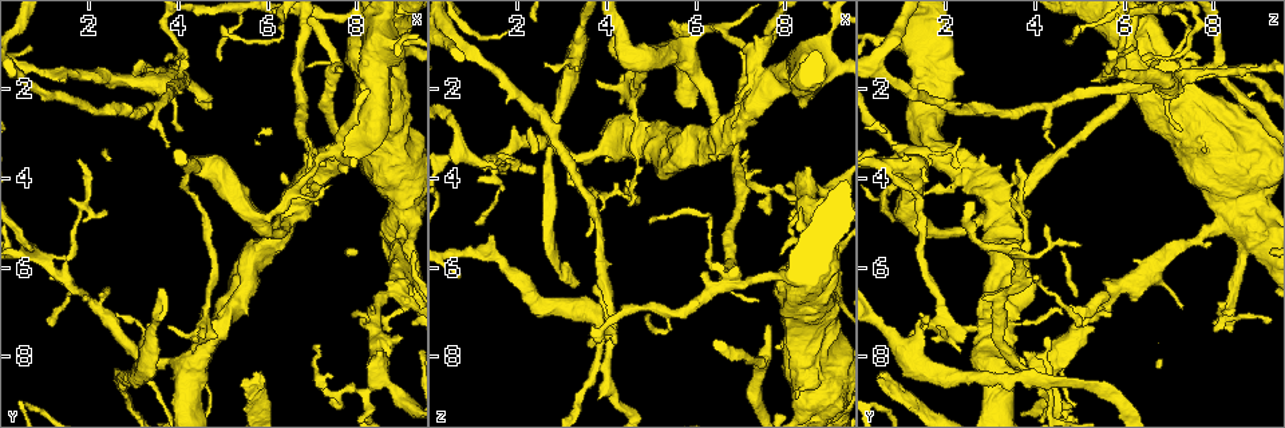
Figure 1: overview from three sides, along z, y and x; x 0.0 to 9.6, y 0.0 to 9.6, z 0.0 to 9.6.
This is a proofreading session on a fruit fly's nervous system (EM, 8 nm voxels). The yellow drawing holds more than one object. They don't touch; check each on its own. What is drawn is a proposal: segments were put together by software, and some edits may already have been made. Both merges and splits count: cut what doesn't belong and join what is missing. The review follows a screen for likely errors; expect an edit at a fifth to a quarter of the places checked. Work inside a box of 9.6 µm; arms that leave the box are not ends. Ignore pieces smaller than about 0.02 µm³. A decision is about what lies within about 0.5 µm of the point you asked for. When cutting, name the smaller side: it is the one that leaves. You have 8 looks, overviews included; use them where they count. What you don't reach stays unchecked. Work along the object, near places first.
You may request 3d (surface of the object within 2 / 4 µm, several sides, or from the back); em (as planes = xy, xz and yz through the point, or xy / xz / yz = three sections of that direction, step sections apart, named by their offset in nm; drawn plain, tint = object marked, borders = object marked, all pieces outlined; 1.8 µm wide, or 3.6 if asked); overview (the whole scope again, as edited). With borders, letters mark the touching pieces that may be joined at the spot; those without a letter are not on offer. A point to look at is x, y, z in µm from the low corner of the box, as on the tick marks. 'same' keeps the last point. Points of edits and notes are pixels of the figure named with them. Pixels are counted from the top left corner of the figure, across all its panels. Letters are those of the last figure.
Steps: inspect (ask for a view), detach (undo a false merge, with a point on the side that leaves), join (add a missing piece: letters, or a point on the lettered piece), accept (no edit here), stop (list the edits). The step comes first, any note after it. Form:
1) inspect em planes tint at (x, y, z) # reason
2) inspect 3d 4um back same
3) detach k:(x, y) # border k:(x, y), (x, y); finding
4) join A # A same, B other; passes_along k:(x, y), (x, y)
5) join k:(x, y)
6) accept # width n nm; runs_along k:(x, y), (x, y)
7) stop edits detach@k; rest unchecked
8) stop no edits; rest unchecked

inspect 3d 4um at (4.55, 4.80, 1.40) # touches itself

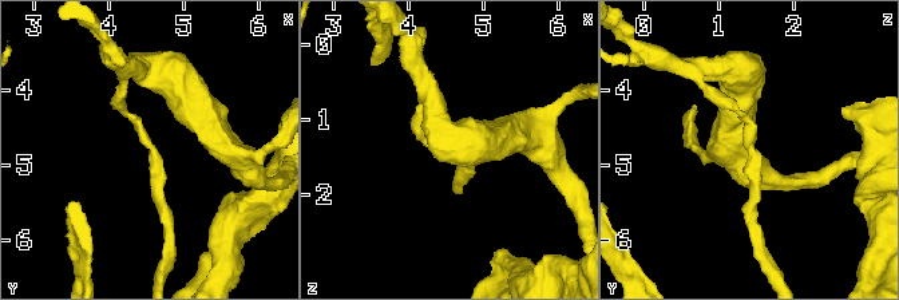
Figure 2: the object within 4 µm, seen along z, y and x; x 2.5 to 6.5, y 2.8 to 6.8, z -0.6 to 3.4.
inspect em planes borders at (4.55, 4.80, 1.40)

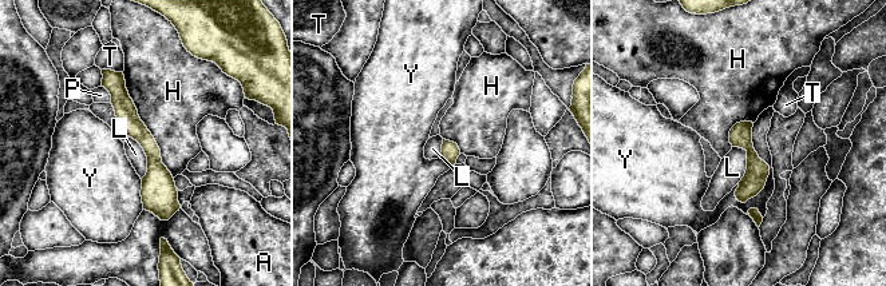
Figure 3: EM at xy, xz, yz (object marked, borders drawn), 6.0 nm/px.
accept # width 110 nm; longest_contact H 700 nm; A other, H other, L other, P other, T other, Y other; continuous, no second neuron

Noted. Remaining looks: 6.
inspect 3d 4um at (6.65, 4.50, 3.20) # four-way junction

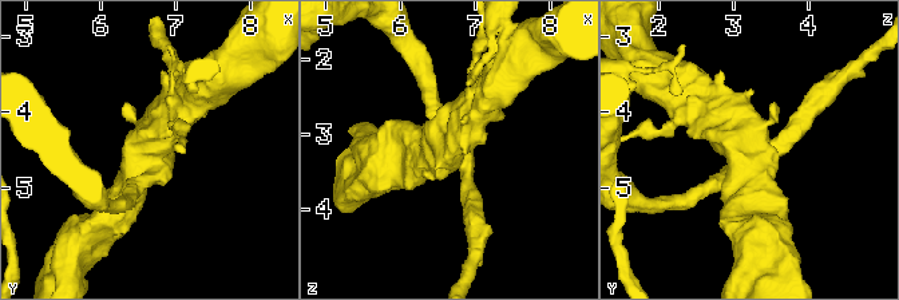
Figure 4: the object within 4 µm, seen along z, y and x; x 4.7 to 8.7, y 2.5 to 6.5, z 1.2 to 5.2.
inspect em 3.6um planes borders at (6.65, 4.55, 3.20)

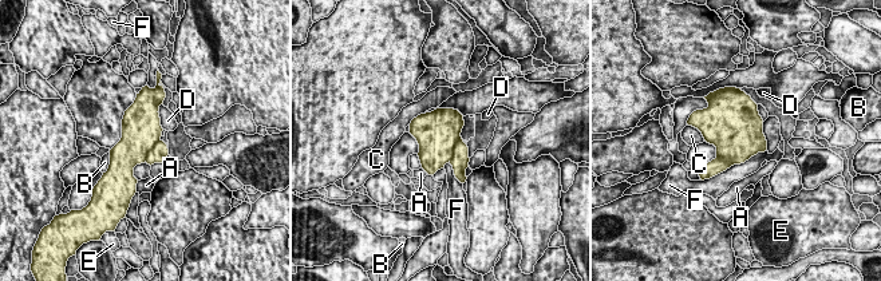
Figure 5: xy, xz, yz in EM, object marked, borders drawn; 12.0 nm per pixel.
detach 5:(459, 161) # A other, B other, C other, D other, E other, F other; border 5:(461, 137), (449, 161); two neurons meet here

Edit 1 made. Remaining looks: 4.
inspect em planes plain at (2.60, 7.10, 1.40)

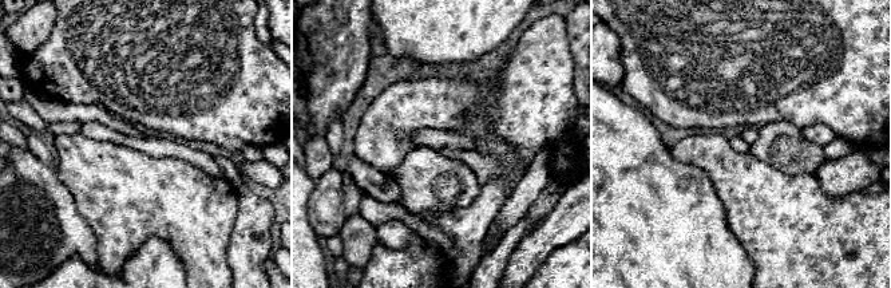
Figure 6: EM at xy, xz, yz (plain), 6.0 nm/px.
inspect em planes borders same # what lies round it

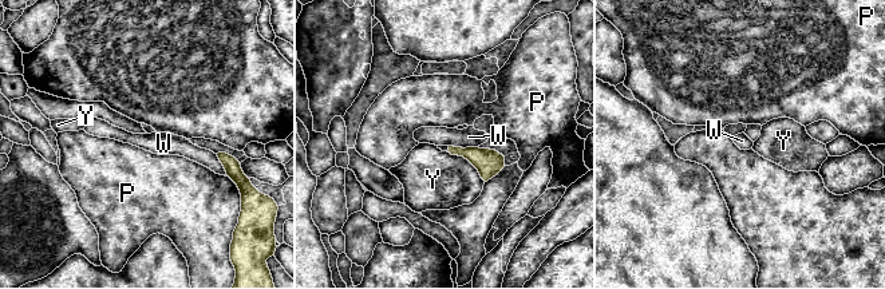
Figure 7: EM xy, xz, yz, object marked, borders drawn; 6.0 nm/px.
accept # P other, W other, Y other; border 7:(449, 145), (477, 147); no lettered piece goes on from it

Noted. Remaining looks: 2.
stop edits detach@5; rest unchecked

